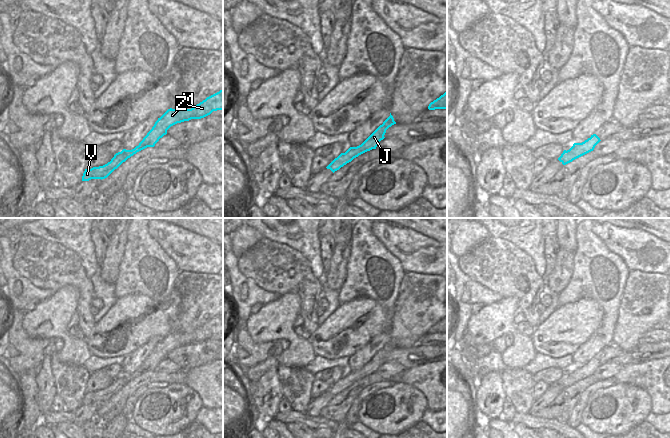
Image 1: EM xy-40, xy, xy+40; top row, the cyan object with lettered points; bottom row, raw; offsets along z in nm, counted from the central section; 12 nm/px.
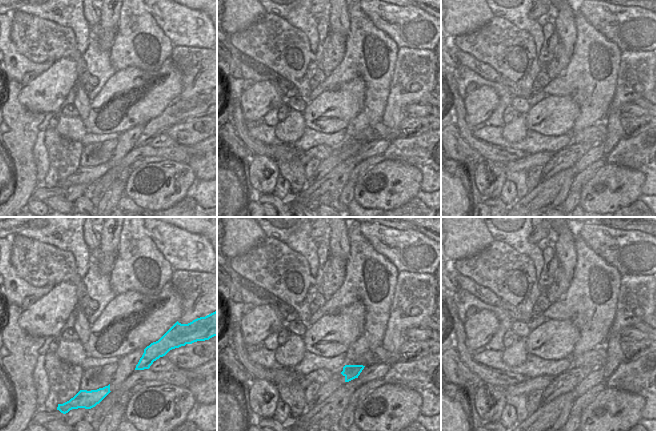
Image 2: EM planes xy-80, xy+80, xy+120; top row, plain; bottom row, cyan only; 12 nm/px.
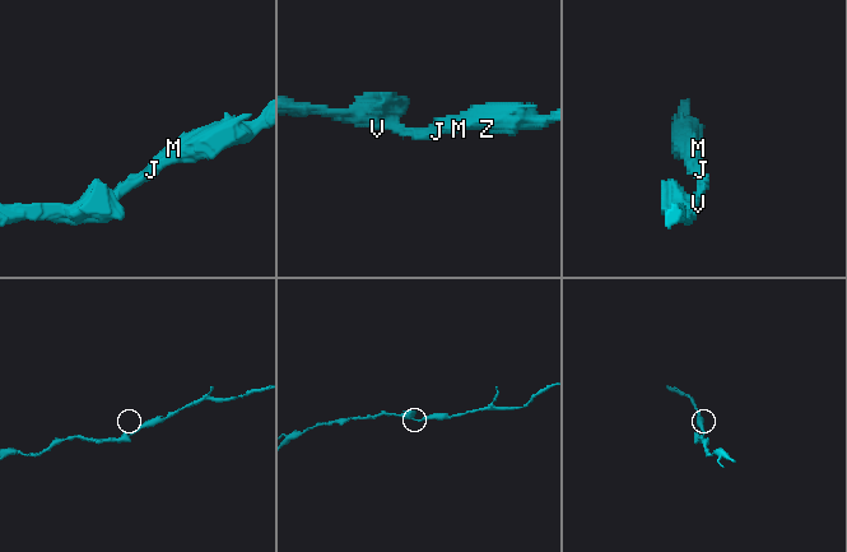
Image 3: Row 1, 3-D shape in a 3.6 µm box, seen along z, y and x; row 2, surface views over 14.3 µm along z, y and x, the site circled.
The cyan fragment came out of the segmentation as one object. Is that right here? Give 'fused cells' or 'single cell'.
single cell

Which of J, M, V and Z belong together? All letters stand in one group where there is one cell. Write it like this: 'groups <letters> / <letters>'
groups J M V Z

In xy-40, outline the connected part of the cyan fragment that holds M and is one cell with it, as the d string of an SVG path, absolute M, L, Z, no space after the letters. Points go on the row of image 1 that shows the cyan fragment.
M223 89L207 97L191 109L168 109L160 118L158 118L152 129L147 133L138 146L132 150L123 149L121 152L116 153L111 161L103 166L85 169L82 181L89 181L91 179L102 180L107 178L123 162L137 152L147 147L154 147L159 139L167 134L167 130L171 126L191 119L204 118L217 110L223 110Z

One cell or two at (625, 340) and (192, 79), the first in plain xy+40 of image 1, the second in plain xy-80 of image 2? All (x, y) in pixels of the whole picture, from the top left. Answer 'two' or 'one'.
one

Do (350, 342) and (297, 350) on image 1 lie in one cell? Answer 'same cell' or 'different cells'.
different cells

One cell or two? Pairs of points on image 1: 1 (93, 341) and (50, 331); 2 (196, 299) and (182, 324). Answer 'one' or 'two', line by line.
1: two
2: one

